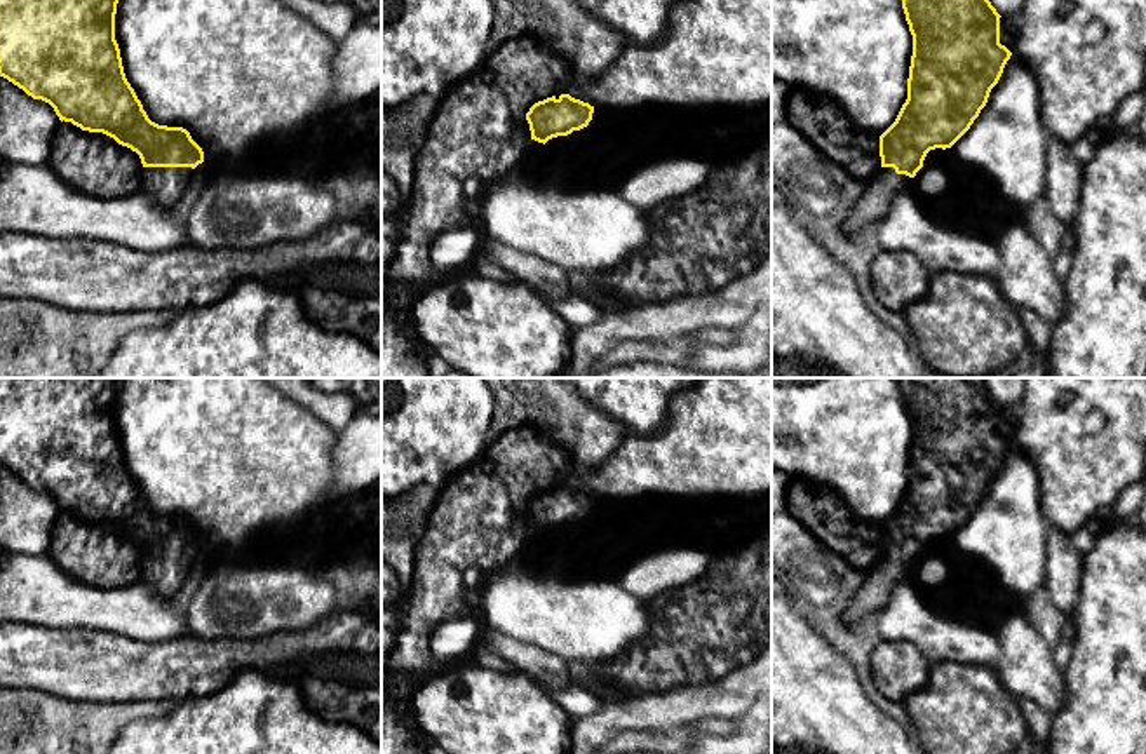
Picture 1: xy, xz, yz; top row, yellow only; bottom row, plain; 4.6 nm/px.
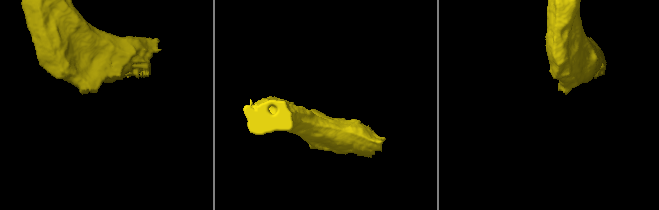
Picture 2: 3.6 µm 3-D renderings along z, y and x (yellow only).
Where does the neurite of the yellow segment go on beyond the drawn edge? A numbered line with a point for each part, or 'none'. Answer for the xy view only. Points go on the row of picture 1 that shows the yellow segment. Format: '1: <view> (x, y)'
1: xy (166, 185)

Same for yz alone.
1: yz (876, 199)

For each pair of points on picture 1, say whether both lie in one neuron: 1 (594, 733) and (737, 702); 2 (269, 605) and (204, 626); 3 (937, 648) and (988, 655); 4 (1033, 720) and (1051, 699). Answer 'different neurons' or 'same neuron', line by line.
1: same neuron
2: same neuron
3: same neuron
4: different neurons

